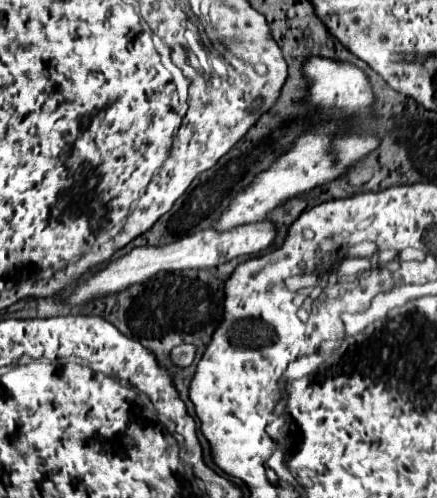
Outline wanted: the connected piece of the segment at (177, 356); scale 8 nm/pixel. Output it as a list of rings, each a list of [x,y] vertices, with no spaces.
[[[181,344],[179,348],[175,348],[175,350],[171,352],[171,360],[173,360],[177,366],[187,368],[187,366],[193,364],[195,354],[197,354],[197,348],[195,348],[195,346],[191,346],[191,344]]]

